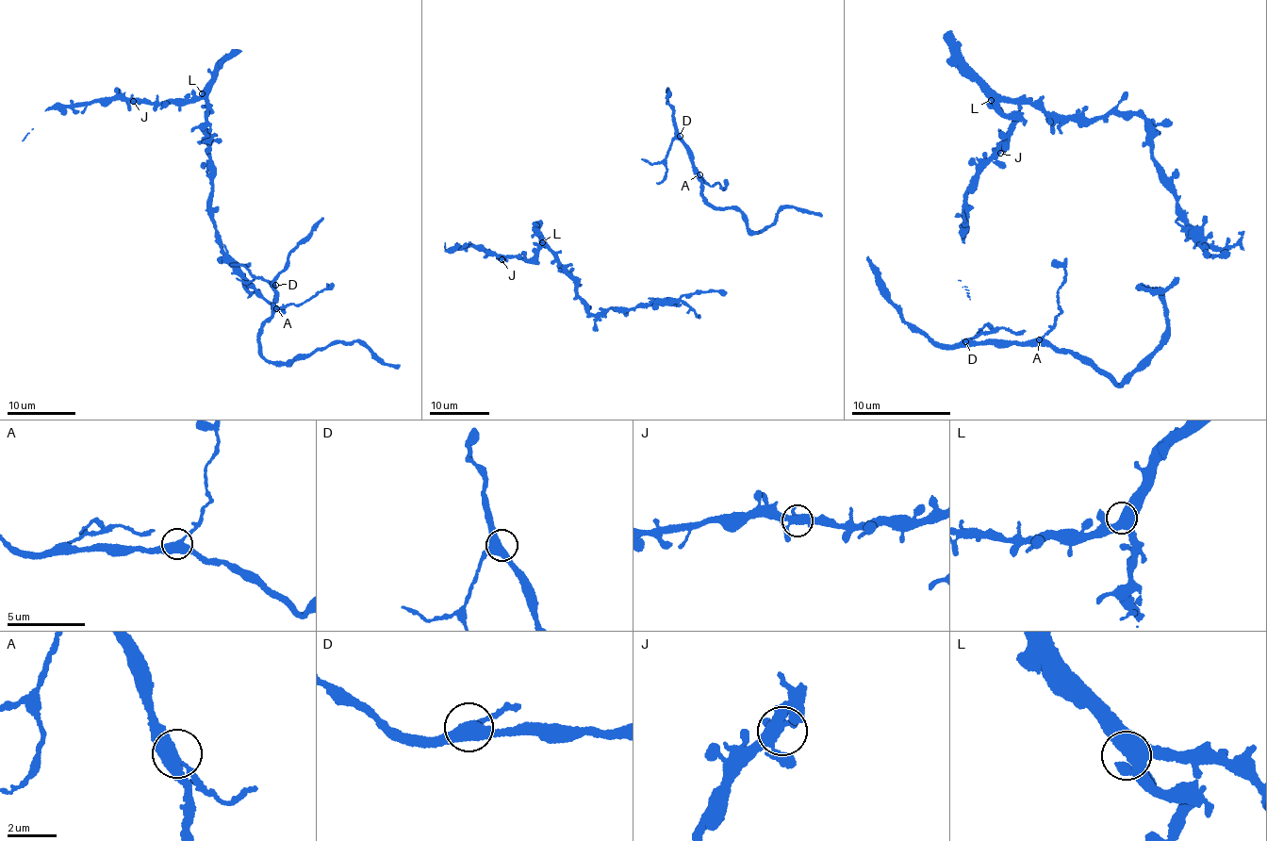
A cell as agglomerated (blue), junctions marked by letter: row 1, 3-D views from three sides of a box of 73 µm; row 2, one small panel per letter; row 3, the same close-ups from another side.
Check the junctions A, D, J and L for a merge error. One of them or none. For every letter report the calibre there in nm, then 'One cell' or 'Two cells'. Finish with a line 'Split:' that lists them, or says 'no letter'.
A: Thickness 420 nm. One cell
D: Thickness 440 nm. One cell
J: Thickness 400 nm. One cell
L: Thickness 420 nm. One cell
Split: no letter

